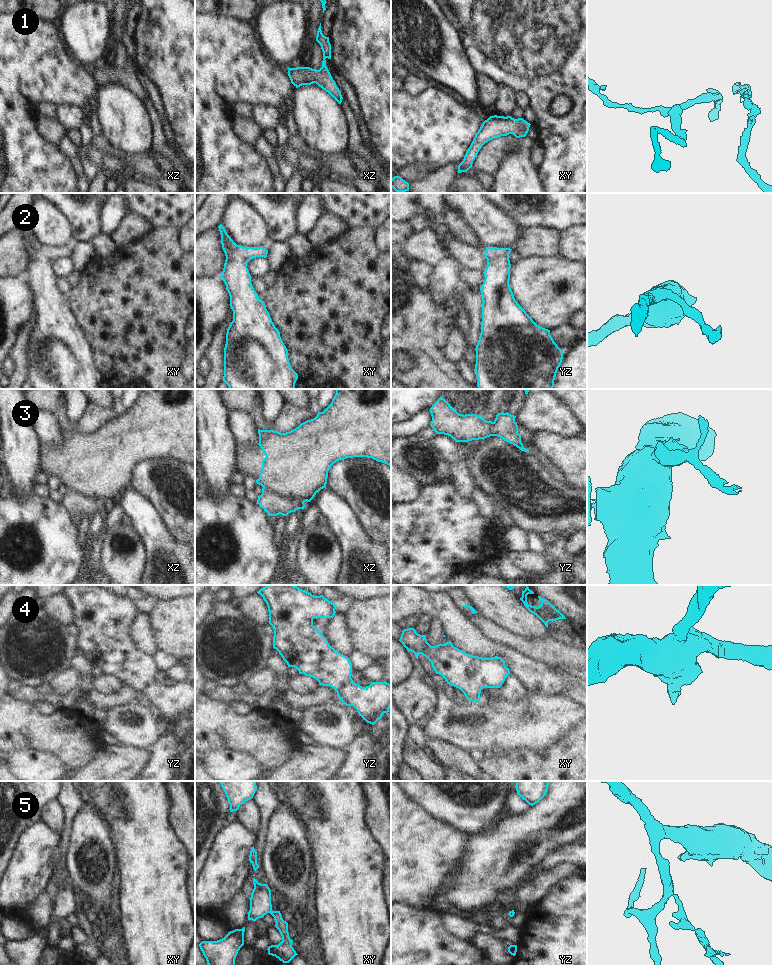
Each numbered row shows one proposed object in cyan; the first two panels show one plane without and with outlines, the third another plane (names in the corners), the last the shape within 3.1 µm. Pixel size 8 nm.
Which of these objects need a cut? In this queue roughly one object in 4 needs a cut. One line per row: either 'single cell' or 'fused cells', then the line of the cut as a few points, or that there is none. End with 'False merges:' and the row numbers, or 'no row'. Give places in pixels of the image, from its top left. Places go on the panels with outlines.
1: single cell; cut none
2: single cell; cut none
3: fused cells; cut xz (263, 486), (284, 496), (295, 497), (303, 502)
4: single cell; cut none
5: fused cells; cut xy (272, 910), (270, 913)
False merges: 3, 5

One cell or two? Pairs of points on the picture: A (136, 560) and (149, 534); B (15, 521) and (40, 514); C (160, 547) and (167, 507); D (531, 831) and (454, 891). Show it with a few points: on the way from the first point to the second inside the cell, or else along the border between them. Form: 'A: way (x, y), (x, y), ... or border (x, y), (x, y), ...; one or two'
A: border (132, 525), (145, 551), (143, 570); two
B: way (21, 521), (34, 520); one
C: border (151, 503), (168, 531), (178, 542); two
D: way (512, 847), (473, 886); one

